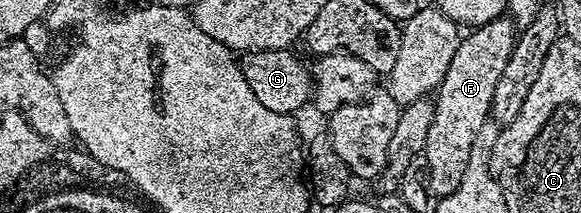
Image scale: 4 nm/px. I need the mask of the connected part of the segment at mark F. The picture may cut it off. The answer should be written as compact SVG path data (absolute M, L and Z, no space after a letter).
M500 17L494 23L480 26L471 36L460 38L457 53L453 53L453 62L445 72L445 81L441 81L437 96L434 98L435 116L433 125L427 134L427 150L425 160L425 178L428 188L435 197L452 195L459 188L465 177L465 169L469 165L469 157L473 145L477 141L477 133L481 133L484 123L488 122L493 105L493 97L497 89L497 81L501 81L501 73L505 73L505 65L509 65L509 57L515 48L517 27L510 18Z

